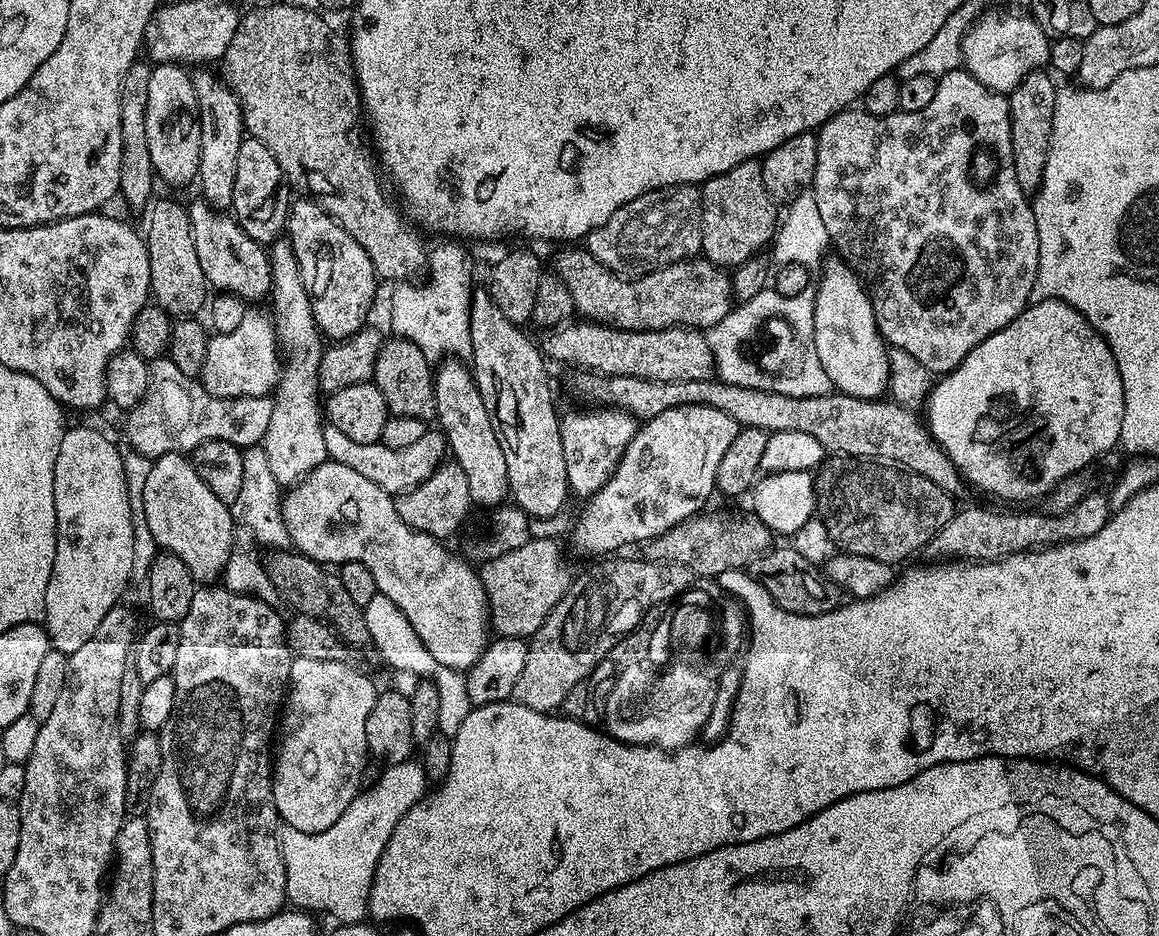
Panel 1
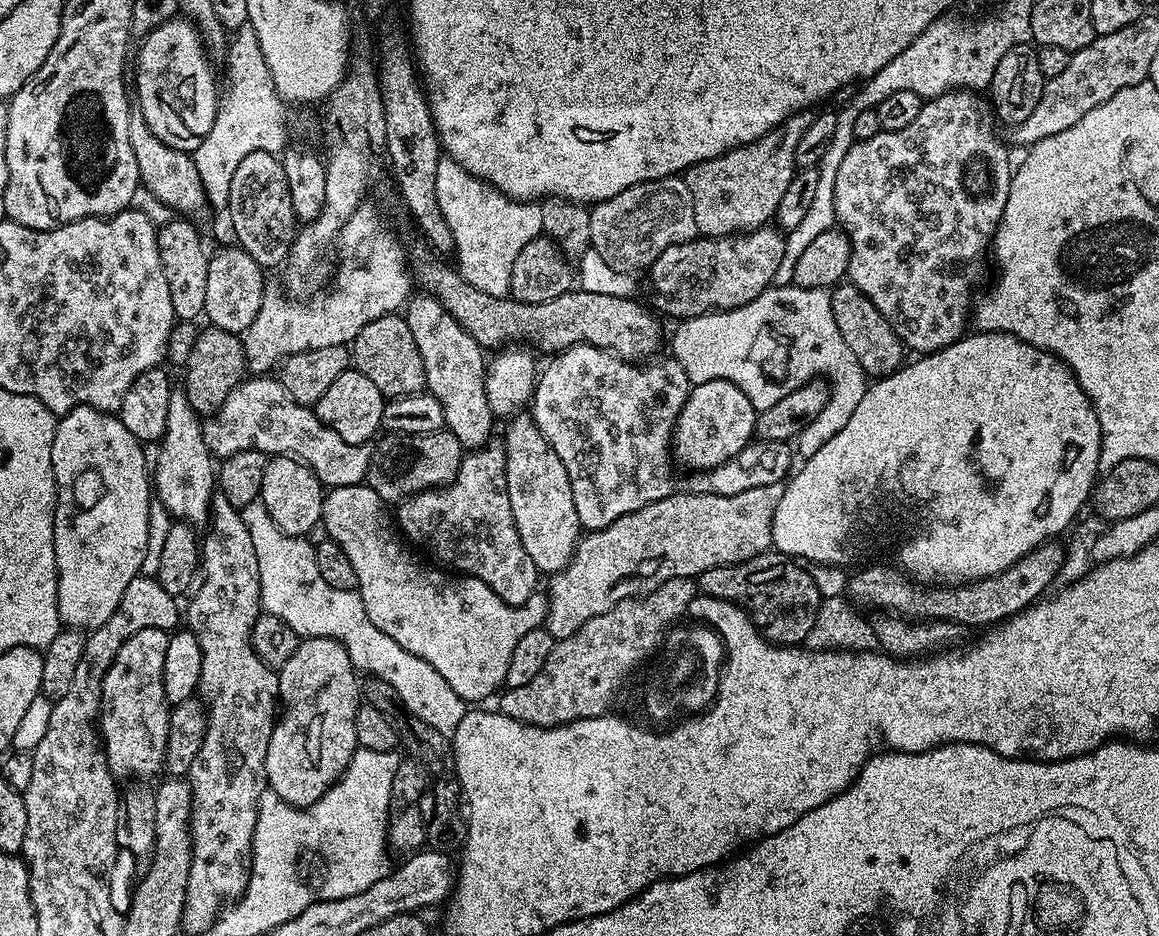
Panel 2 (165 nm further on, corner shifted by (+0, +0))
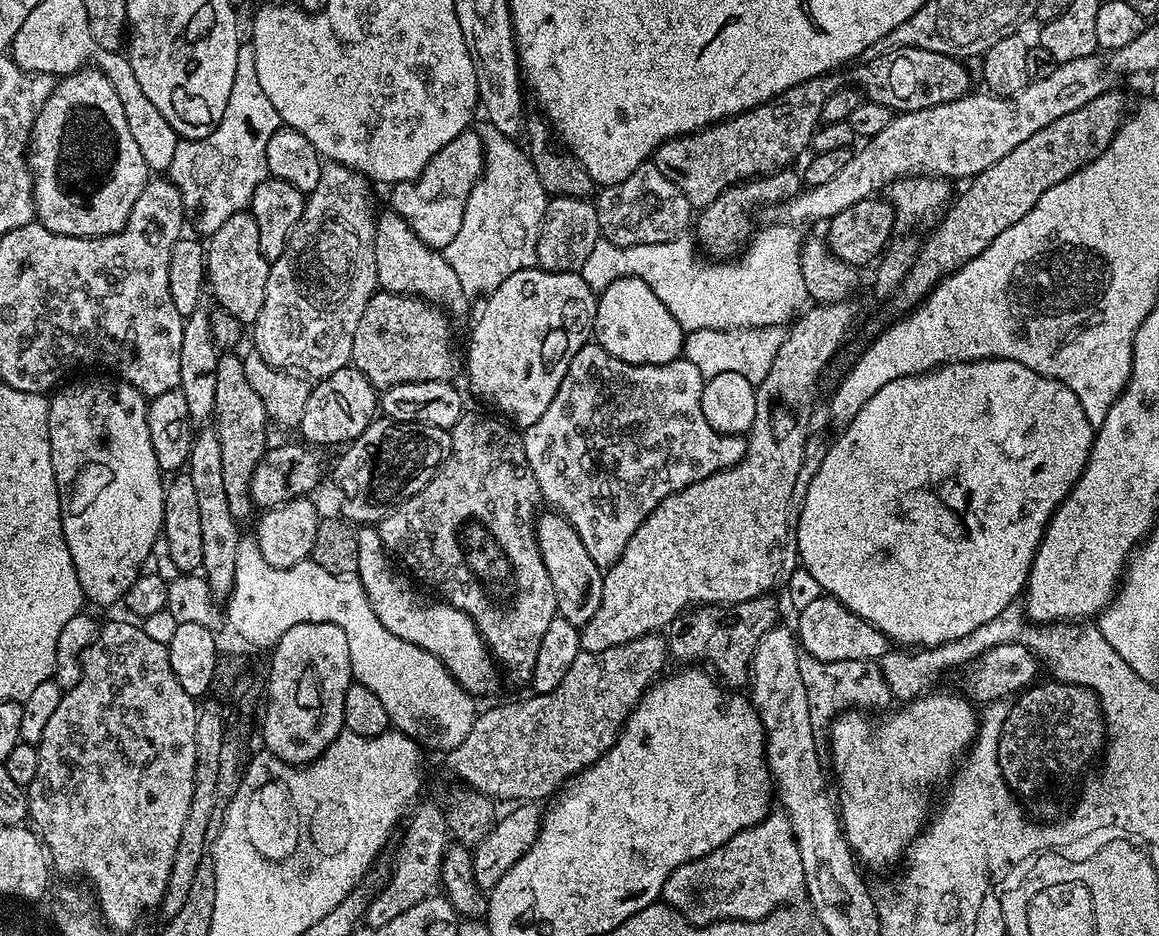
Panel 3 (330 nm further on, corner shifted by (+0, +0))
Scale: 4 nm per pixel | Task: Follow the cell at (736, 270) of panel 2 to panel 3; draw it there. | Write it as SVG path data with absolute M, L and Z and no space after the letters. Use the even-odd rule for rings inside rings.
M795 167L779 168L776 172L771 172L765 176L755 176L752 180L743 180L741 184L735 184L734 187L727 188L710 206L699 209L698 215L695 217L694 232L696 228L697 237L695 236L695 239L698 241L699 247L705 253L707 253L706 251L713 252L716 255L713 257L716 258L732 258L737 254L743 253L746 245L754 236L754 231L752 232L752 207L755 204L777 204L777 206L783 206L789 200L793 200L800 191L802 191L802 176Z

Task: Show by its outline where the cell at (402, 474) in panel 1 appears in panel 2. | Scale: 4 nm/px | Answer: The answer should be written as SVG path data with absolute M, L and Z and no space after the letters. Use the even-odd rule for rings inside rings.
M256 374L241 380L239 386L230 390L220 409L203 421L202 427L206 446L216 458L233 456L242 450L258 450L272 456L293 456L294 459L301 460L328 490L365 483L368 475L373 445L351 444L334 434L334 430L321 422L309 405L294 402L294 398L290 398L287 390L280 385L279 379L268 374Z

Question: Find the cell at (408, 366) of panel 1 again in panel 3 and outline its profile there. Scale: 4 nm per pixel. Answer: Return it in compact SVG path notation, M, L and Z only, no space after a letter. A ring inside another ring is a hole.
M378 290L366 302L366 310L362 310L362 319L358 321L358 330L354 330L354 350L352 351L352 364L365 376L373 388L383 390L390 386L398 386L406 382L434 382L435 380L451 381L452 371L456 368L456 348L452 345L452 328L448 325L449 317L435 304L429 304L427 300L420 300L416 296L399 296L396 292Z

